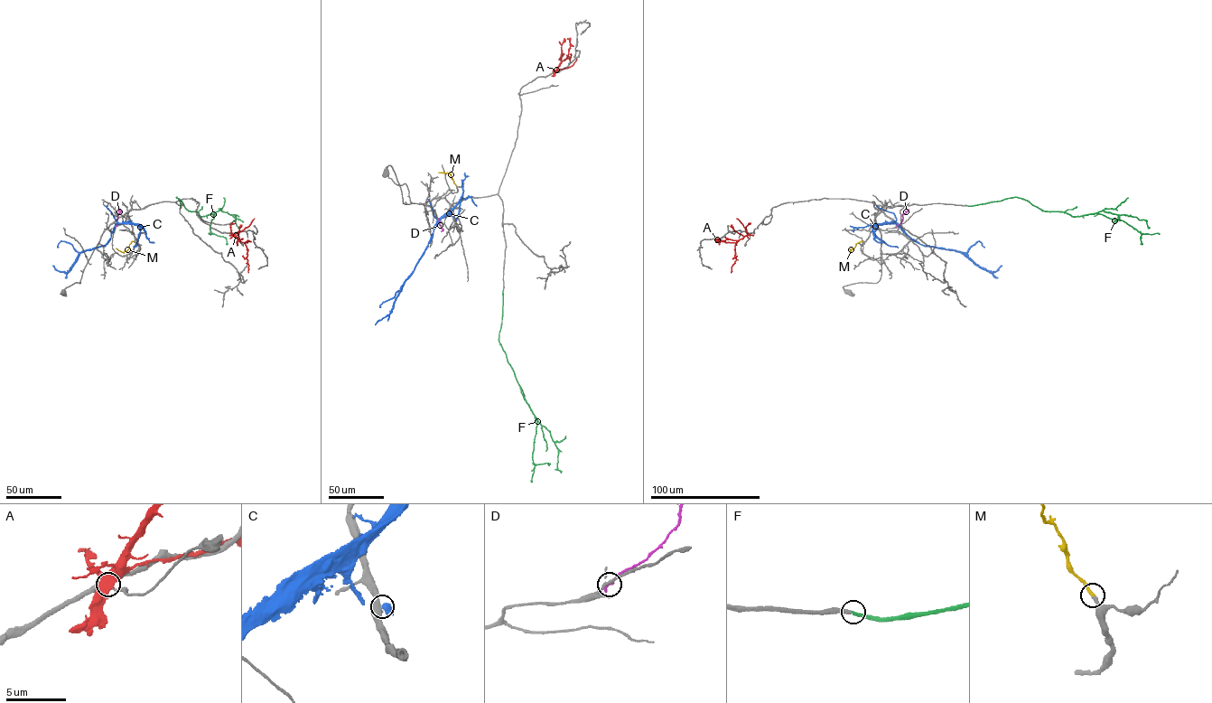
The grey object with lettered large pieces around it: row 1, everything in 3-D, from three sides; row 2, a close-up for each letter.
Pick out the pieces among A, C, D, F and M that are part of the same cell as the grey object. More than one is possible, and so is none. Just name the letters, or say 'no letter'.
F, M

